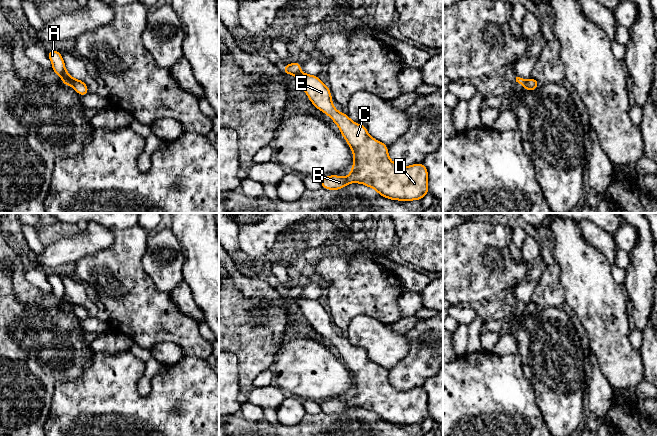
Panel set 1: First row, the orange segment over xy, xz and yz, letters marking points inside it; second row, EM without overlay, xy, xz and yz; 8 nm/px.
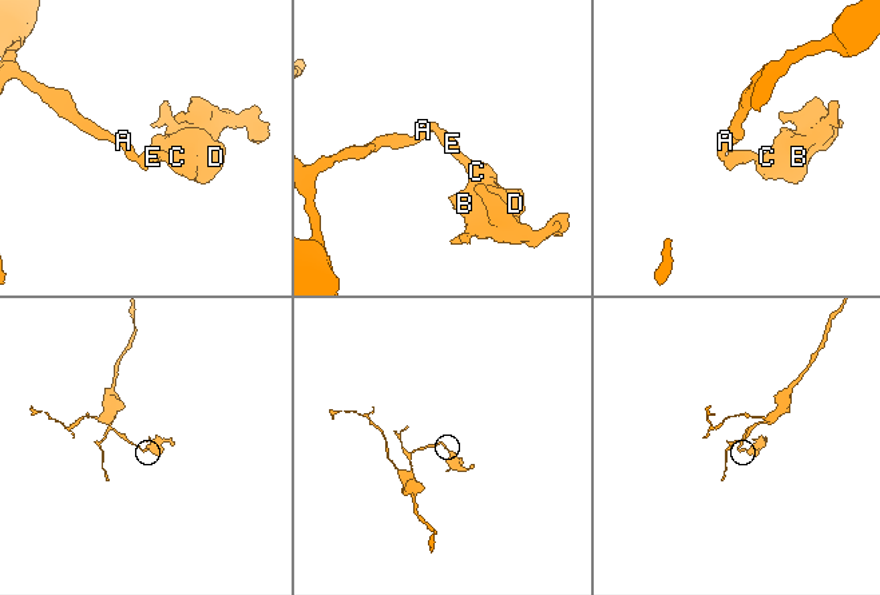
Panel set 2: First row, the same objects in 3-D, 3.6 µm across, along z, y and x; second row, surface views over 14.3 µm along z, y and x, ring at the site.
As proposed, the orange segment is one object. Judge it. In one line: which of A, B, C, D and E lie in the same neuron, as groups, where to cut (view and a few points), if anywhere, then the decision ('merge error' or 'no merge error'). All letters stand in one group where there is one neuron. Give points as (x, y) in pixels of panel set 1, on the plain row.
A / B C D E | xy (74, 303), (71, 309) | merge error

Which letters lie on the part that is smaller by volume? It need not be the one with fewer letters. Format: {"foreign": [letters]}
{"foreign": ["B", "C", "D", "E"]}

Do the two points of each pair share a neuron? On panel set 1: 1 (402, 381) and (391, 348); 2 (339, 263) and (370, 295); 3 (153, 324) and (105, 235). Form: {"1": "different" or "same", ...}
{"1": "different", "2": "same", "3": "different"}

